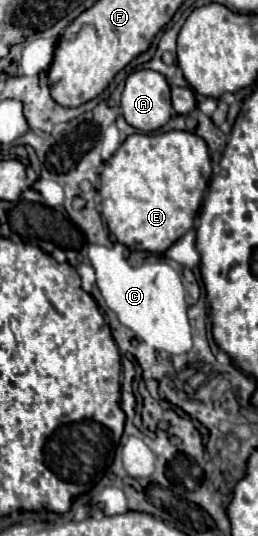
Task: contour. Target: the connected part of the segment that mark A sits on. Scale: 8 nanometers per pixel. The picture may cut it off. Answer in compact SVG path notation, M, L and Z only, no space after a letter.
M139 69L125 81L121 111L129 125L143 133L161 129L173 113L169 83L153 69Z

